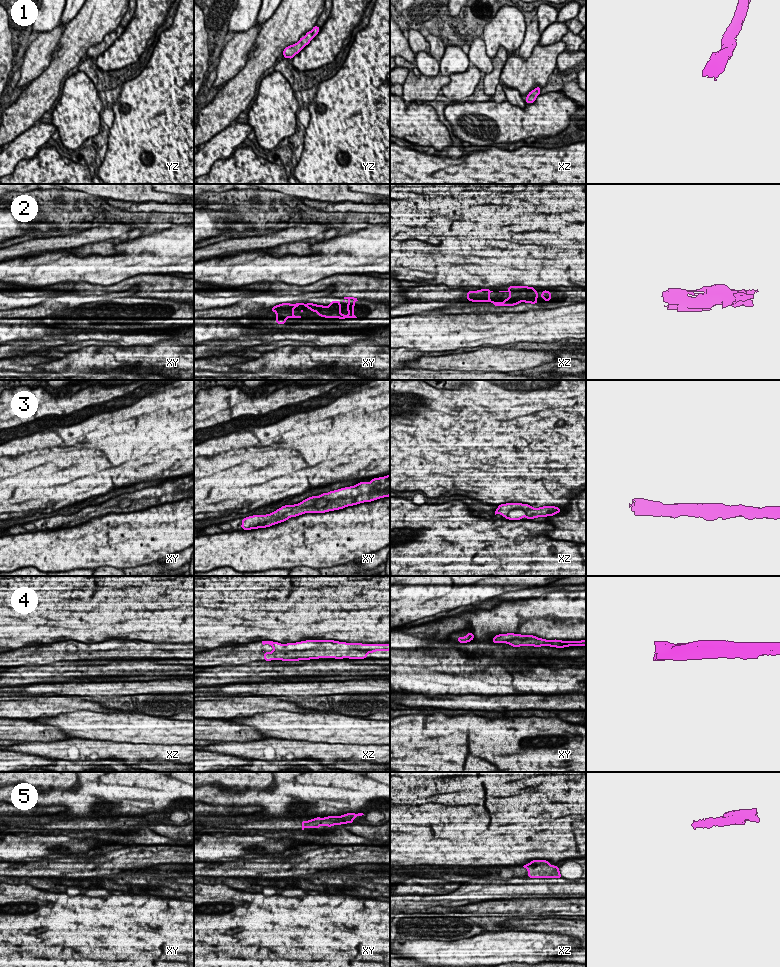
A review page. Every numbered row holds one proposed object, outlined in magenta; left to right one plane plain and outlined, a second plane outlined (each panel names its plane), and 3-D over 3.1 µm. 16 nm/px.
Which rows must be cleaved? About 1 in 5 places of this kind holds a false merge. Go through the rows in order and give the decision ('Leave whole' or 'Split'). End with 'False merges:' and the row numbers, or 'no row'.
1: Leave whole
2: Leave whole
3: Leave whole
4: Leave whole
5: Leave whole
False merges: no row

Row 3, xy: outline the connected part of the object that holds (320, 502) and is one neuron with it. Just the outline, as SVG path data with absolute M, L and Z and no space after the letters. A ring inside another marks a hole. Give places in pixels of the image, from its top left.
M386 475L384 477L371 479L369 483L362 481L354 486L340 488L338 490L330 491L328 493L322 493L319 496L312 496L298 504L284 505L270 514L245 517L242 519L242 524L240 525L240 528L242 528L243 530L266 528L287 521L291 517L296 517L305 513L325 513L364 502L371 502L389 496L390 475Z

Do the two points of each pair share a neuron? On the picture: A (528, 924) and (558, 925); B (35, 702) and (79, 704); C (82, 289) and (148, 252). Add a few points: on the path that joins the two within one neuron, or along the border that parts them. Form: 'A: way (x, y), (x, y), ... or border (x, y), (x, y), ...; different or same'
A: way (535, 925), (551, 925); same
B: way (46, 704), (68, 704); same
C: border (69, 281), (101, 285), (116, 284); different

